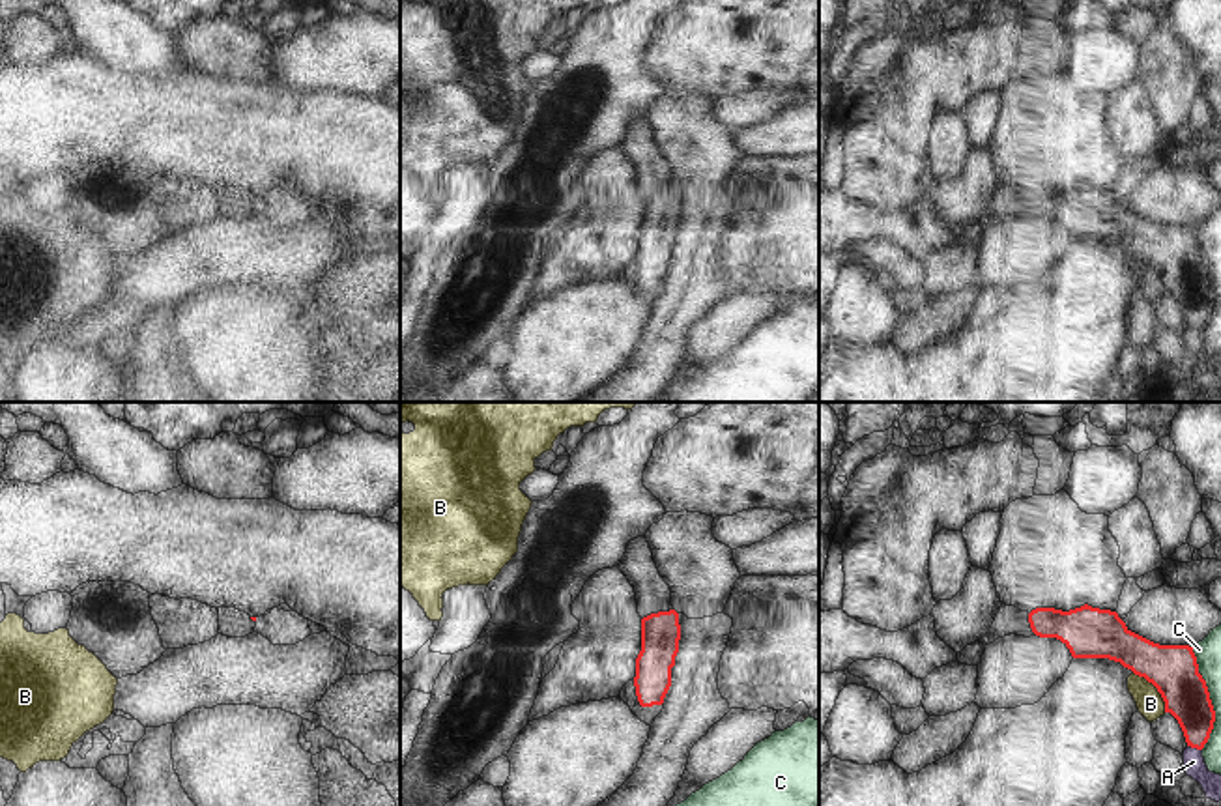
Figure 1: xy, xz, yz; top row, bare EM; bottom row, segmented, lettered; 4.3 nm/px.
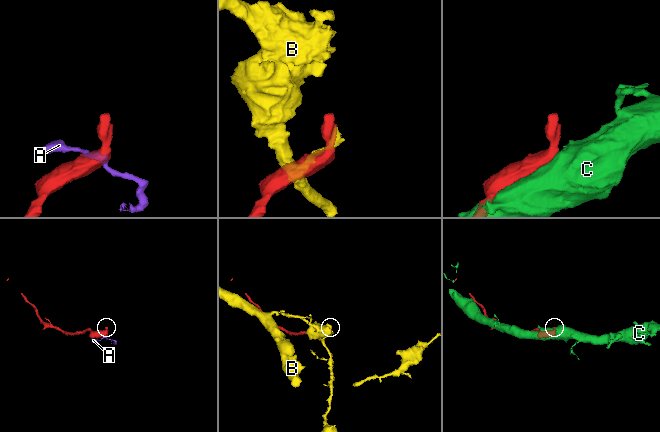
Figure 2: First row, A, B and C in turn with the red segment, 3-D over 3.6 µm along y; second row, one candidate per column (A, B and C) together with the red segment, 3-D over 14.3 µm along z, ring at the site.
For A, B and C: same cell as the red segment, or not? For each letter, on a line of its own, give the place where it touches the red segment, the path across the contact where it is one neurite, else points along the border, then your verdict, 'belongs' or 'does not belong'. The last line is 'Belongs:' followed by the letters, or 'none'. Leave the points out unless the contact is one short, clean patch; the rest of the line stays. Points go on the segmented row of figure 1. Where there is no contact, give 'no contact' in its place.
A: meets red in yz at (1195, 747); border along yz (1188, 745), (1201, 750); does not belong
B: meets red in yz at (1156, 687); does not belong
C: meets red in yz at (1208, 698); does not belong
Belongs: none

